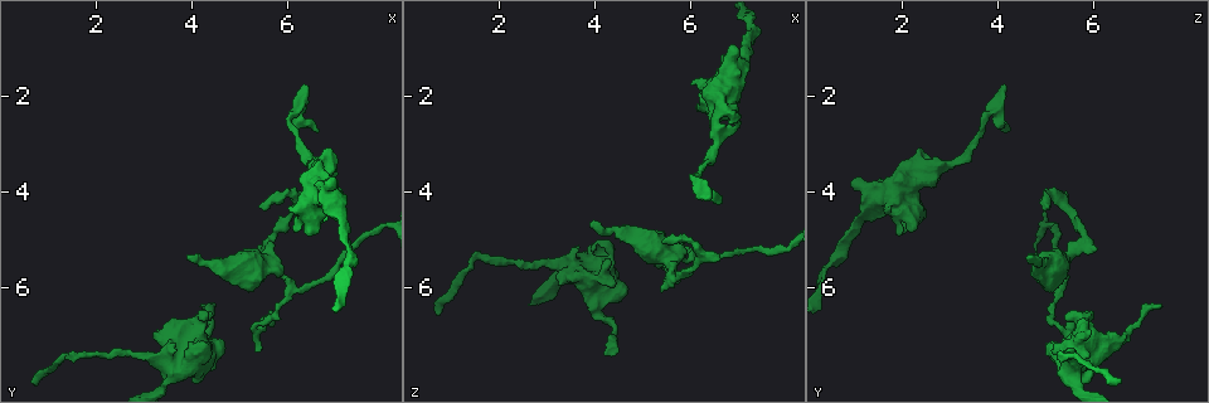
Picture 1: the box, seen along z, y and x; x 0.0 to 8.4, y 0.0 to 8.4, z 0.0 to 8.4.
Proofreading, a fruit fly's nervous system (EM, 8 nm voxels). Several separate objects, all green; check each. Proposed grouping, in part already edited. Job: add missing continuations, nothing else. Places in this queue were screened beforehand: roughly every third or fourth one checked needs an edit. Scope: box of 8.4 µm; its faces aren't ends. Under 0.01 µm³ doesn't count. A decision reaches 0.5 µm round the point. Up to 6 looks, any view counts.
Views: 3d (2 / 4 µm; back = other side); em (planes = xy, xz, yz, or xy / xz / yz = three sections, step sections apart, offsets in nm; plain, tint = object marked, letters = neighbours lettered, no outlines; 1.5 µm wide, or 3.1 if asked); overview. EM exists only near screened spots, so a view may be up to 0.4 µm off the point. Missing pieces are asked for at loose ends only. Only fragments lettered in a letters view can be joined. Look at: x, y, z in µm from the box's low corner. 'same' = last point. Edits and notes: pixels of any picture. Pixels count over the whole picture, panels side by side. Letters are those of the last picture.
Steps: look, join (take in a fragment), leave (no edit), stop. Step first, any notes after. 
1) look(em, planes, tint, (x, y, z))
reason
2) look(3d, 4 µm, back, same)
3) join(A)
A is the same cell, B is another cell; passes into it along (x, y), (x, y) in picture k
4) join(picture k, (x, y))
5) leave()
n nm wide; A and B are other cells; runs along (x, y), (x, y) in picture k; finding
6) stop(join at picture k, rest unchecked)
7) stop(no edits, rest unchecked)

look(em, planes, letters, (4.20, 6.35, 7.40))
branch stops here

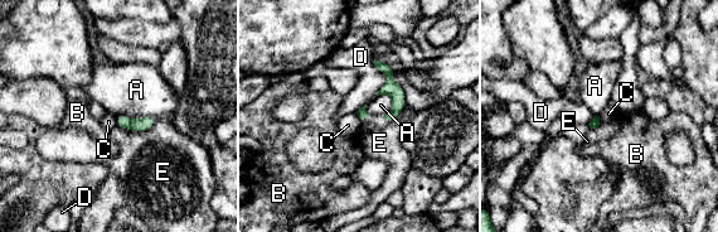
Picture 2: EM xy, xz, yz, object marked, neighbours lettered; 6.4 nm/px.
leave()
A, B, C, D and E are other cells; border along (117, 115), (115, 125) in picture 2; none of them fits

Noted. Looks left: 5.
look(em, xy, step 8, letters, (5.75, 6.55, 5.90))
free end

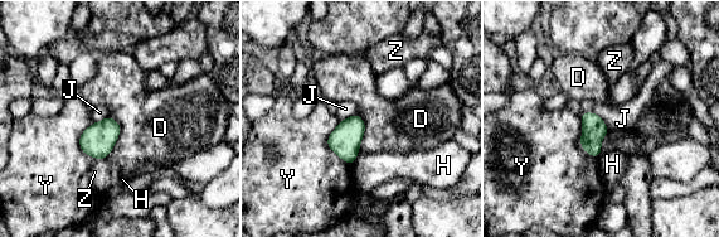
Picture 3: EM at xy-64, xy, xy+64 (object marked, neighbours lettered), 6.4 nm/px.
leave()
D, H, J, Y and Z are other cells; border along (582, 111), (596, 112), (610, 131) in picture 3; no lettered fragment goes on from it

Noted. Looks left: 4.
look(em, xz, step 8, tint, (6.50, 3.85, 2.70))
free end

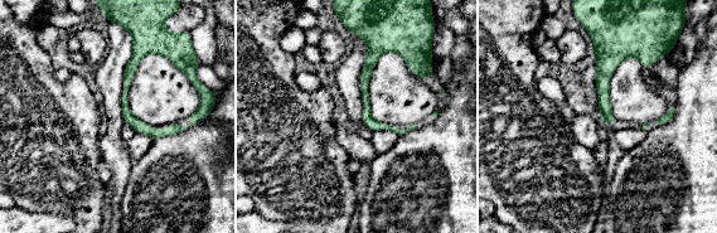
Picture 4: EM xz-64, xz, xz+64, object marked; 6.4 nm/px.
look(em, xz, step 8, letters, same)
what lies round it

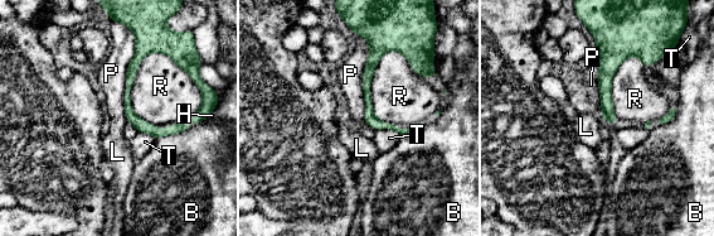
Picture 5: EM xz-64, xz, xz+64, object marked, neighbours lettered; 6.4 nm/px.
leave()
P touches over 600 nm; B, H, L, P, R and T are other cells; no lettered fragment goes on from it

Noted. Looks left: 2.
stop(no edits, rest unchecked)

